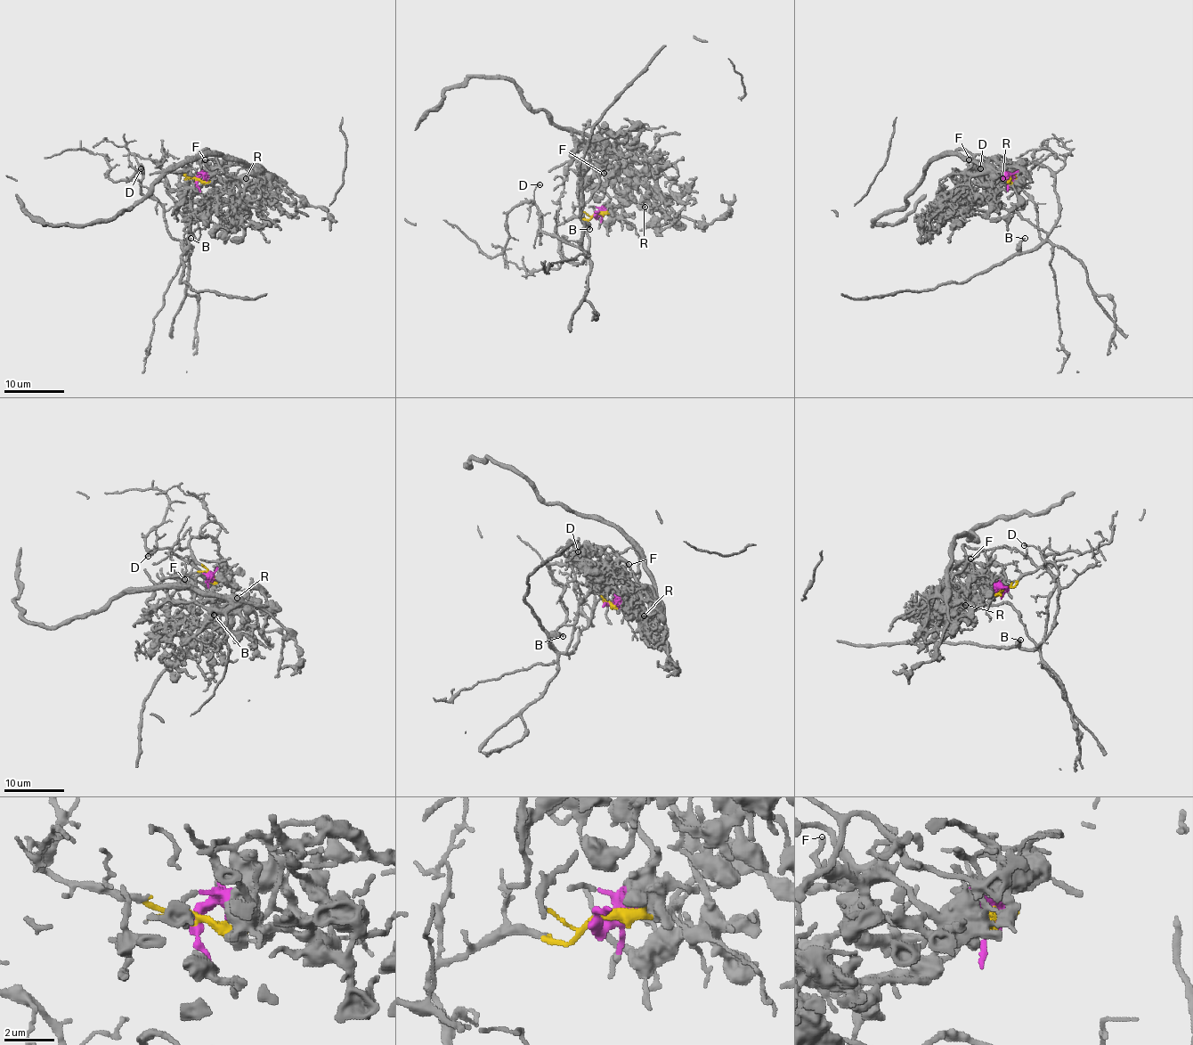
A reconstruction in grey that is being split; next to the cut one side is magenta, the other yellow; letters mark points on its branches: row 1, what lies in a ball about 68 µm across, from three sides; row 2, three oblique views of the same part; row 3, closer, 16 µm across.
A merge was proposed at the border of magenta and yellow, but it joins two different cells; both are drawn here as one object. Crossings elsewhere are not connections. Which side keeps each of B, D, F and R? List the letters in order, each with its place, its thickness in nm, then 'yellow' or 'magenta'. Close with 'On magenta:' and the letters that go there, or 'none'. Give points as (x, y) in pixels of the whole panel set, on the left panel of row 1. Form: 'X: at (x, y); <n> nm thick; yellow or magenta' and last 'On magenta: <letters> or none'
B: at (190, 238); 140 nm thick; yellow
D: at (141, 168); 150 nm thick; yellow
F: at (205, 159); 180 nm thick; magenta
R: at (246, 178); 130 nm thick; magenta
On magenta: F, R

